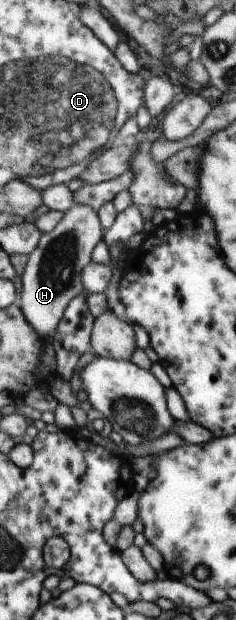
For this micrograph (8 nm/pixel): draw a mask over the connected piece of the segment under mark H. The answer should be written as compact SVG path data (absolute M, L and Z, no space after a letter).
M72 204L51 231L40 234L37 247L28 253L20 276L21 291L17 299L18 307L37 335L53 335L65 307L83 290L82 270L89 265L89 253L99 243L99 239L101 225L89 205Z

